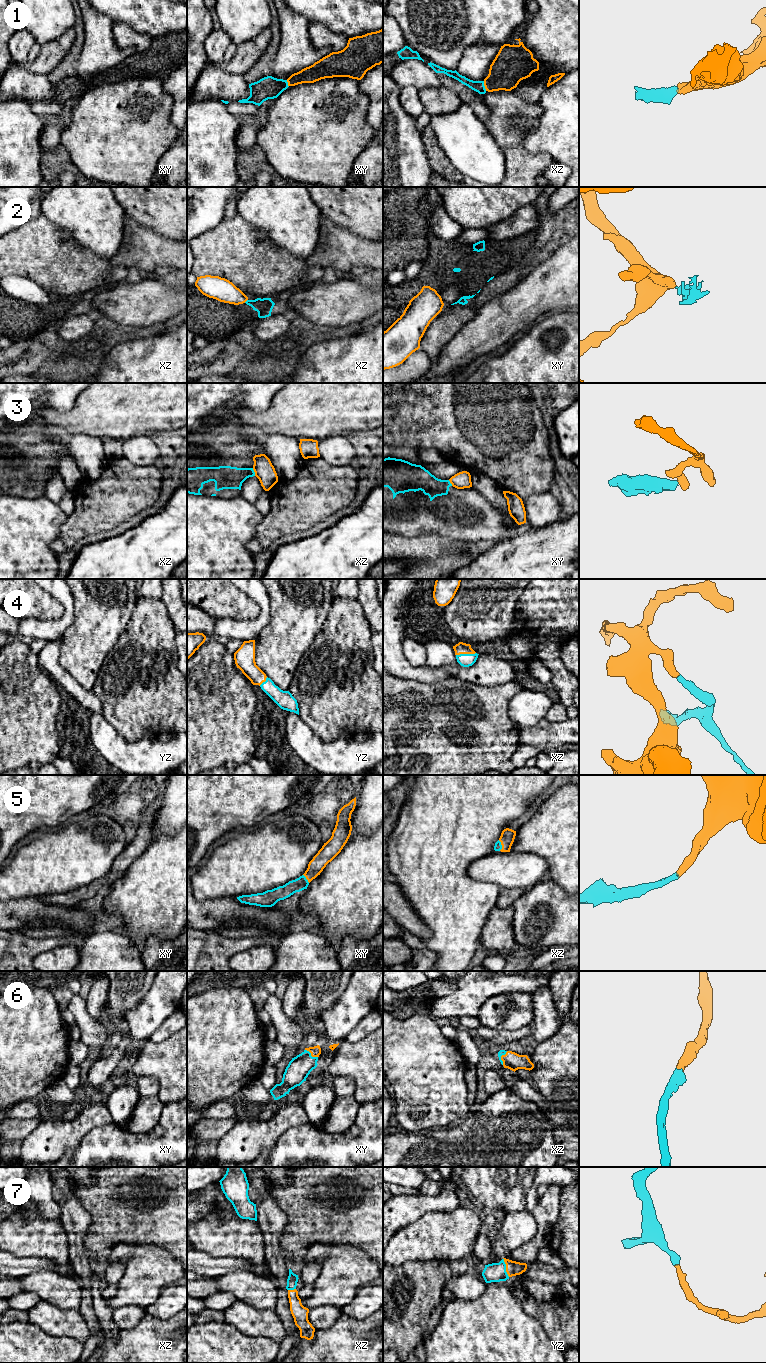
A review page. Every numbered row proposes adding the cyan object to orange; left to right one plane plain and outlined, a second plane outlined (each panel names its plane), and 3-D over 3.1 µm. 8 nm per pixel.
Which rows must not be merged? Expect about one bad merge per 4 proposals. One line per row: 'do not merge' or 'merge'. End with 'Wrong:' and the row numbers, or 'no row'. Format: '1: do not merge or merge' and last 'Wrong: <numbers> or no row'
1: merge
2: do not merge
3: do not merge
4: merge
5: merge
6: merge
7: merge
Wrong: 2, 3

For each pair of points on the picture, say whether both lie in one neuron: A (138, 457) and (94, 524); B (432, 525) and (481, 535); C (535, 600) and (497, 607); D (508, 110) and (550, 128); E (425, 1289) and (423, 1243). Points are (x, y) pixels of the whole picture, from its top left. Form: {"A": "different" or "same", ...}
{"A": "different", "B": "same", "C": "different", "D": "different", "E": "different"}

